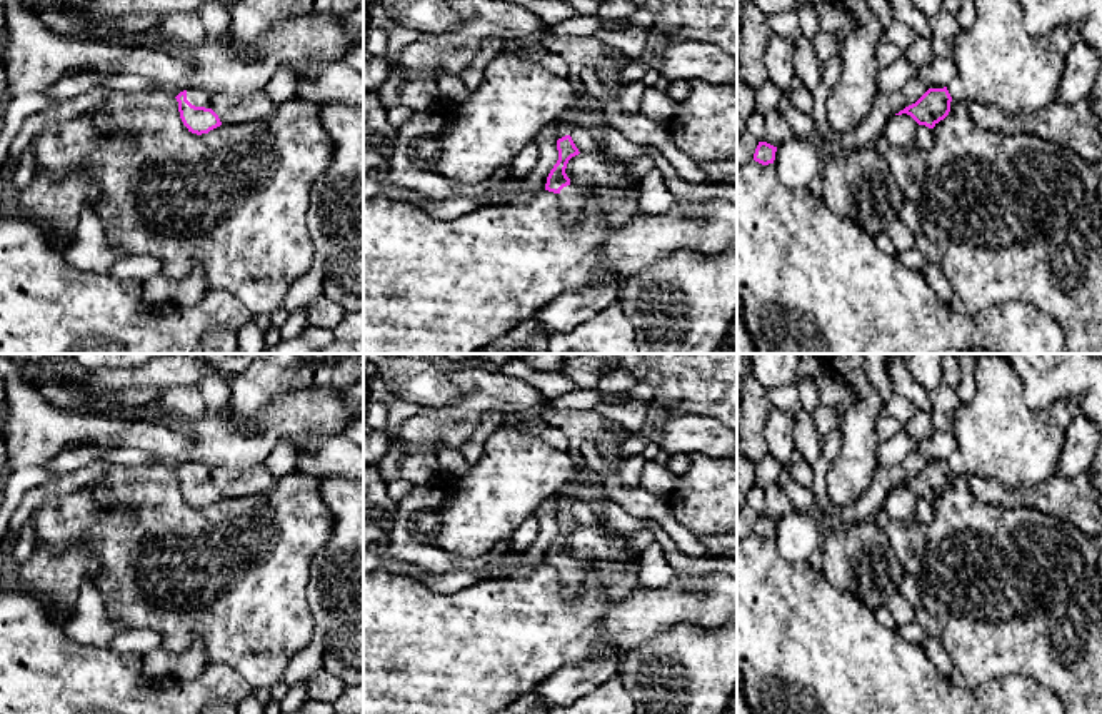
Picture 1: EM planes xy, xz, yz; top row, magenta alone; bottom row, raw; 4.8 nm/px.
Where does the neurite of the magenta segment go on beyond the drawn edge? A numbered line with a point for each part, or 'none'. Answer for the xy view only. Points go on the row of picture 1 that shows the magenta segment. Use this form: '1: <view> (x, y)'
1: xy (197, 95)

